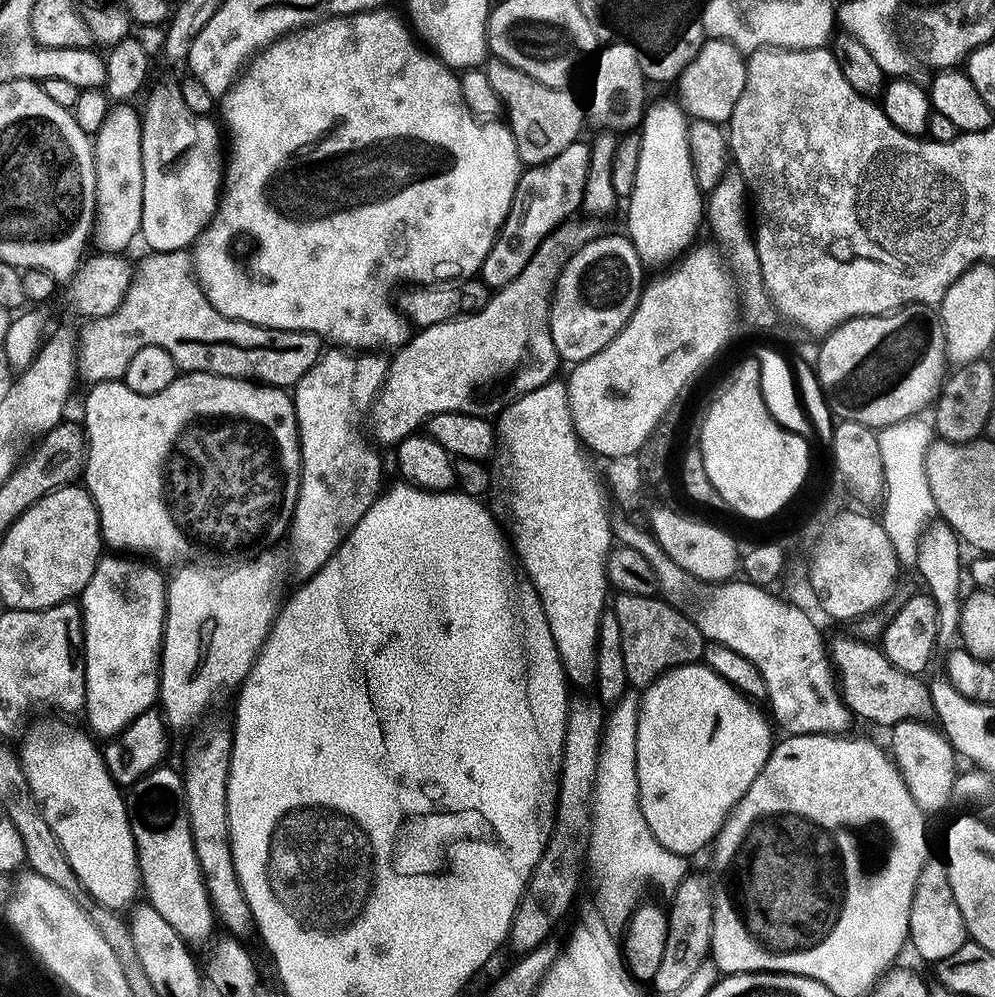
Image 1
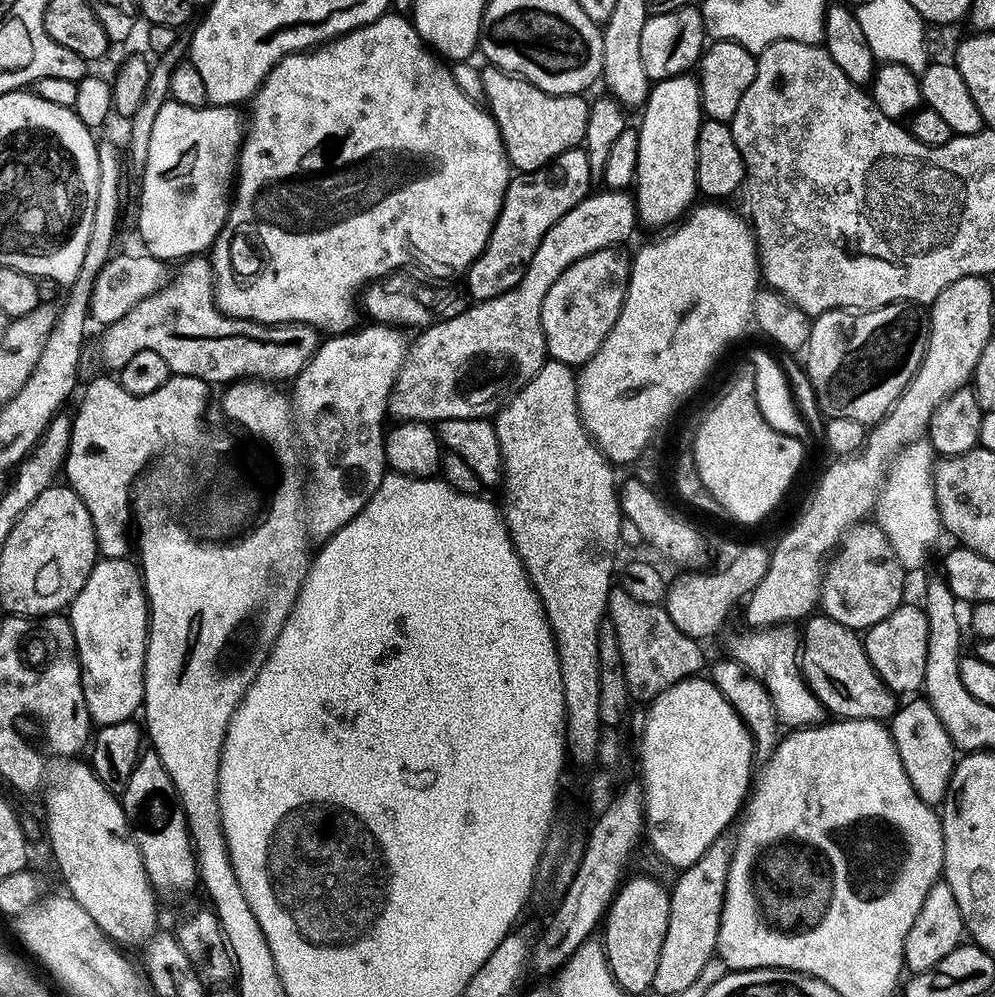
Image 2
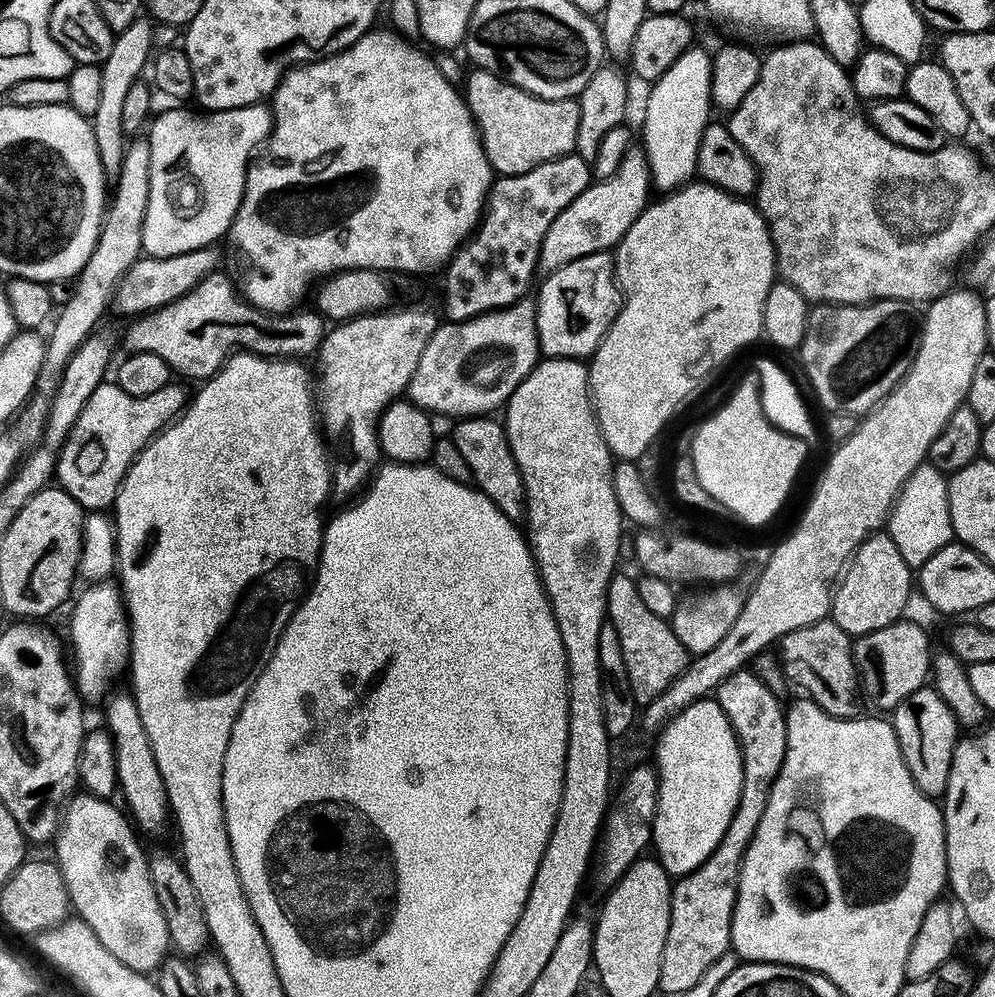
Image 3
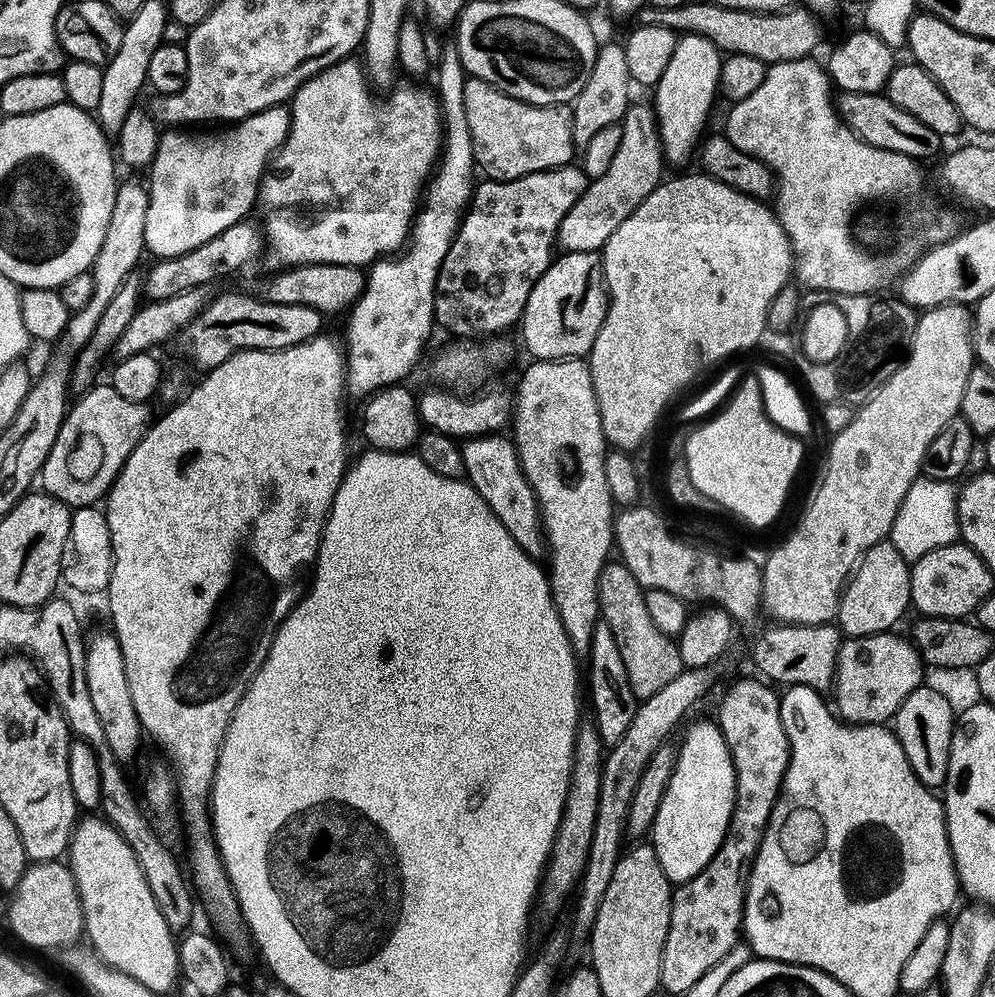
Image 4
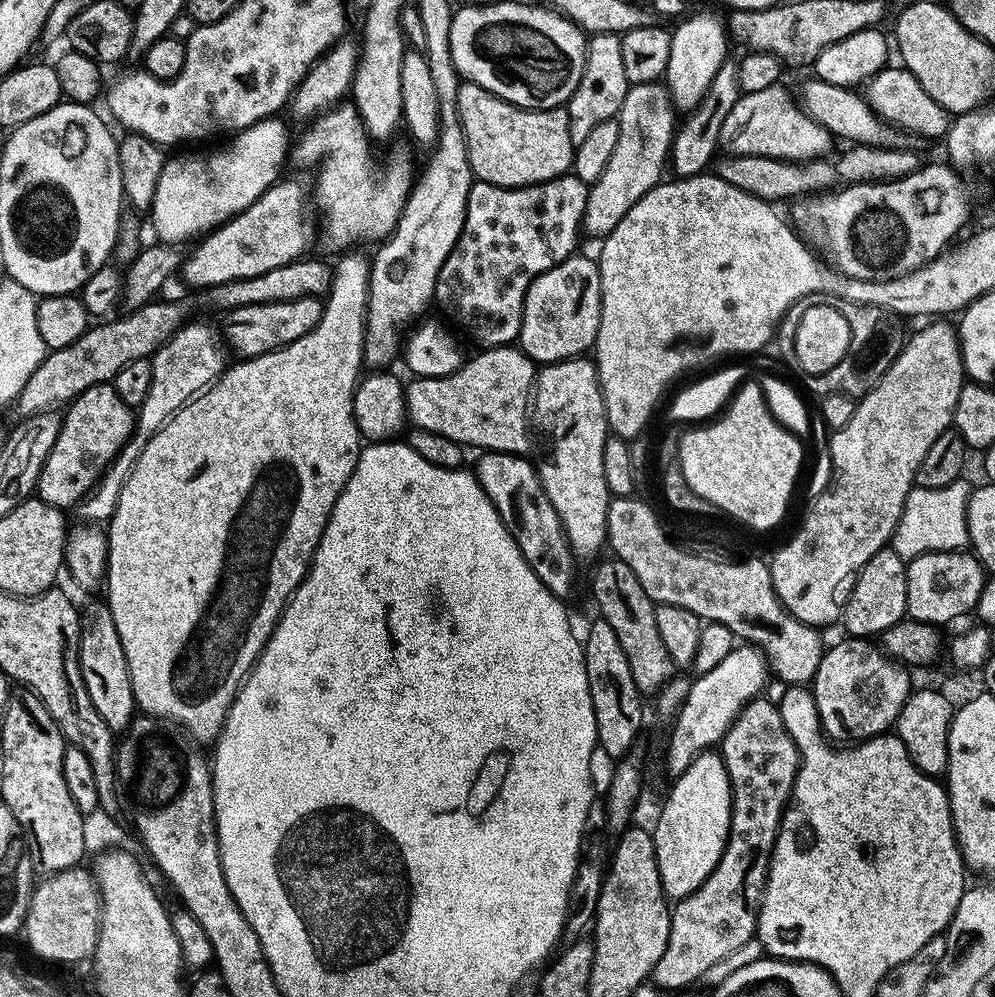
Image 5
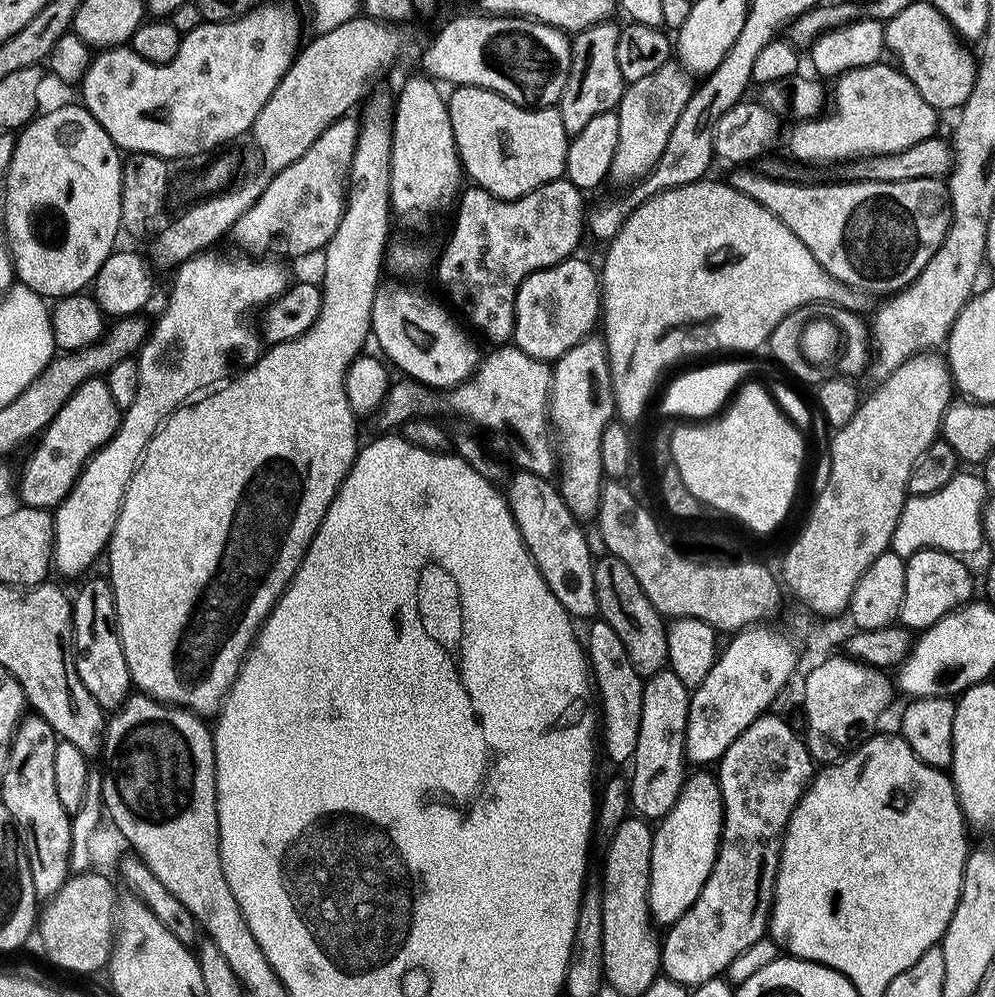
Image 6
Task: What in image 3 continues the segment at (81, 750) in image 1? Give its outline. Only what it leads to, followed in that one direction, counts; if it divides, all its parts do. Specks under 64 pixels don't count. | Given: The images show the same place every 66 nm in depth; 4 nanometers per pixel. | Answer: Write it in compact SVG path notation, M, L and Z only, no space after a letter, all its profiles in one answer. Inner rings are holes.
M73 795L62 808L62 823L54 837L54 845L56 844L54 860L64 879L75 915L85 920L90 930L94 930L94 934L98 934L98 942L102 942L102 946L106 946L106 950L110 950L110 954L114 954L118 962L130 966L130 970L152 974L165 963L169 955L167 952L170 952L166 918L162 918L162 910L154 894L148 869L148 856L136 841L137 833L129 817L121 812L105 797Z

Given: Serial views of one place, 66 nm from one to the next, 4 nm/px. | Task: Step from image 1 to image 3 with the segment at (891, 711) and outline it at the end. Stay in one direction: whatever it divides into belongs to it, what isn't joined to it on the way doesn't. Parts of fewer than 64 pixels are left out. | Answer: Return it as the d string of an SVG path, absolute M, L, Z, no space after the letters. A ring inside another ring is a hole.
M830 618L819 620L810 626L800 627L781 637L778 663L784 678L802 688L809 699L832 717L849 719L855 712L854 694L859 689L859 677L852 657L853 641Z

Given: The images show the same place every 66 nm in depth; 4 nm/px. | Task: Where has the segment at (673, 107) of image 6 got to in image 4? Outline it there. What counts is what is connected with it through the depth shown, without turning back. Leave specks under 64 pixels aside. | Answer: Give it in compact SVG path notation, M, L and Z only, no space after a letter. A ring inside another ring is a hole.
M629 103L619 125L622 142L618 142L610 170L596 180L589 180L582 198L578 198L578 202L570 206L566 218L562 218L558 244L564 252L600 252L610 234L614 234L630 214L634 214L637 206L654 191L665 175L666 161L664 151L660 149L660 129L653 105Z

